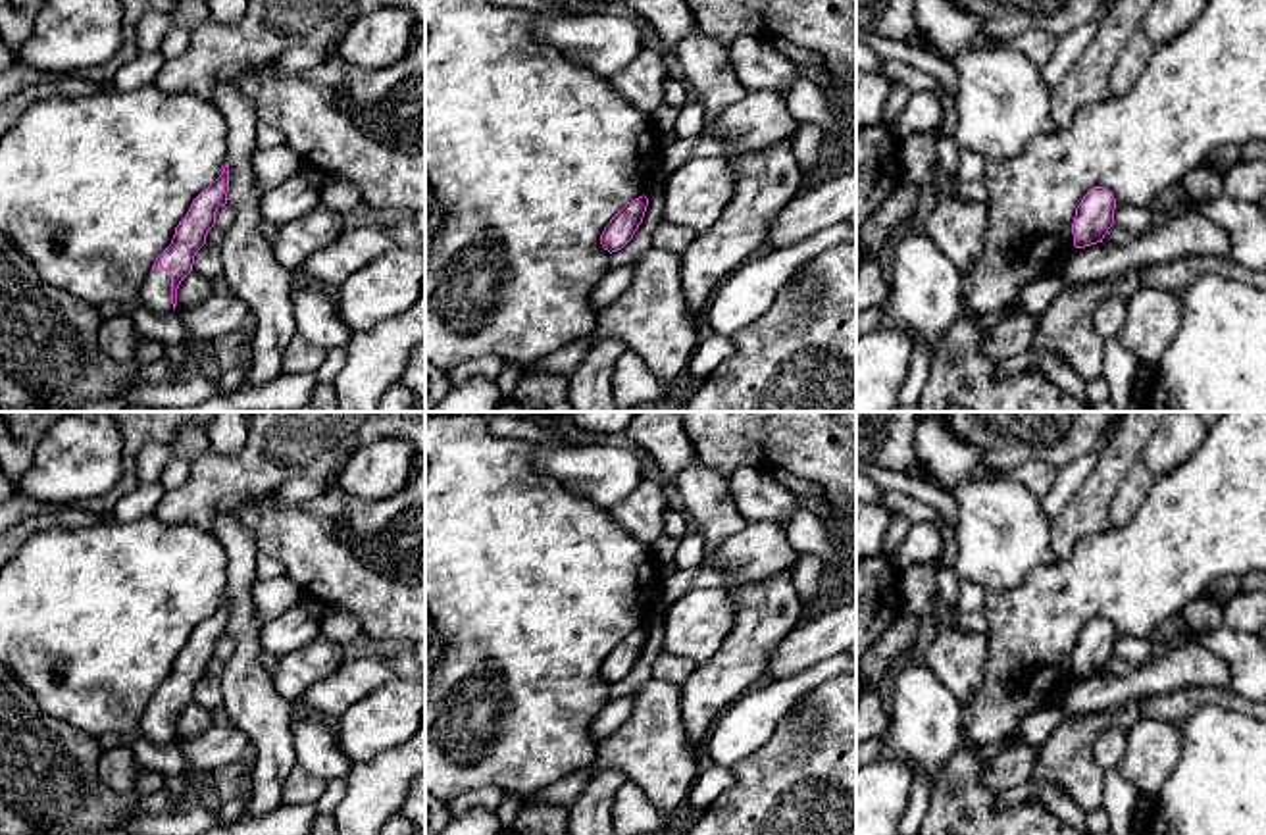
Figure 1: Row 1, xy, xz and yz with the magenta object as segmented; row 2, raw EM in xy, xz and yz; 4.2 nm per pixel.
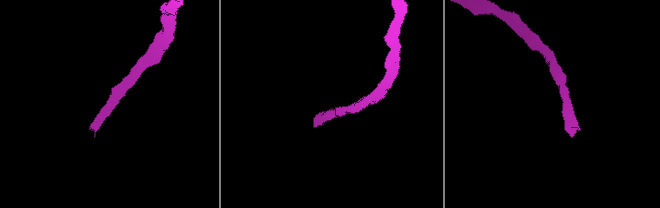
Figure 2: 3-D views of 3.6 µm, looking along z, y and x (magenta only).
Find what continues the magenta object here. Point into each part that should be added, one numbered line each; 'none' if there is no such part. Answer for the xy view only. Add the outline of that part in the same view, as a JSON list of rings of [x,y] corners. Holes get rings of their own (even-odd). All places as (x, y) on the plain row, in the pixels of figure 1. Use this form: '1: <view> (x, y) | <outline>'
1: xy (154, 724) | [[[150,700],[139,720],[137,733],[158,746],[171,743],[171,704],[167,700]]]

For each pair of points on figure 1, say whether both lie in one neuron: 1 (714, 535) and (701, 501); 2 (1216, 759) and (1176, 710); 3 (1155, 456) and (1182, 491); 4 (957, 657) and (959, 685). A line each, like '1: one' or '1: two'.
1: one
2: two
3: two
4: one

